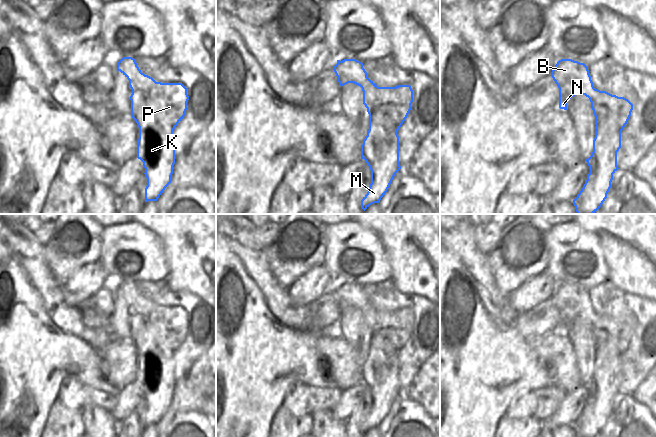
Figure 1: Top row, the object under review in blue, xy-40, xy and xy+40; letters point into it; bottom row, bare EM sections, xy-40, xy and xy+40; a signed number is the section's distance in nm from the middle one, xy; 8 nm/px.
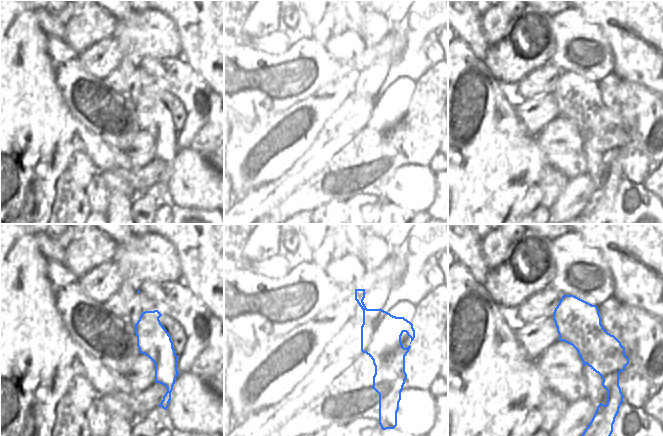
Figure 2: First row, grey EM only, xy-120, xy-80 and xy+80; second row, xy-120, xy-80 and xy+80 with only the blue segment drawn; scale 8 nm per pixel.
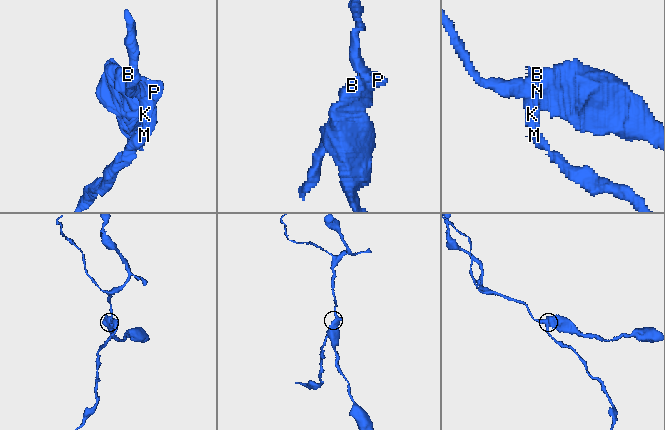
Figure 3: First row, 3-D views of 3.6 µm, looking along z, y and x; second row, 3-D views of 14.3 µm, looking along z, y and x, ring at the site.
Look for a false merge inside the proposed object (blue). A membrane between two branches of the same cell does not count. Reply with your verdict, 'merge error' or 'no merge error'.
merge error

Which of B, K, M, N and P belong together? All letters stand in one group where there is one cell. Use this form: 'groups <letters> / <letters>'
groups B N / K M P

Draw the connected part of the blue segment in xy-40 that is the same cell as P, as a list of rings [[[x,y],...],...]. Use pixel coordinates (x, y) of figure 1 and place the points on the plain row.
[[[142,296],[137,298],[136,303],[129,305],[129,310],[132,314],[131,340],[139,351],[137,382],[143,386],[147,402],[145,426],[157,425],[171,407],[176,381],[173,354],[185,340],[189,320],[182,307],[156,306]]]

